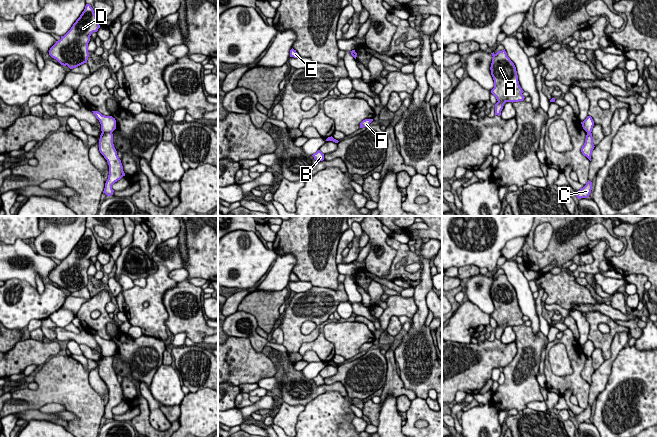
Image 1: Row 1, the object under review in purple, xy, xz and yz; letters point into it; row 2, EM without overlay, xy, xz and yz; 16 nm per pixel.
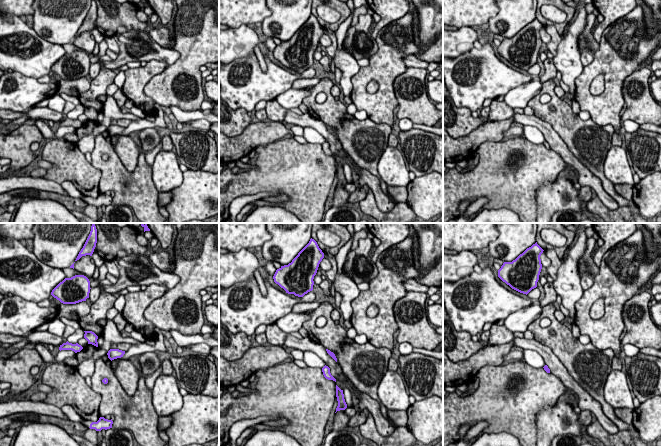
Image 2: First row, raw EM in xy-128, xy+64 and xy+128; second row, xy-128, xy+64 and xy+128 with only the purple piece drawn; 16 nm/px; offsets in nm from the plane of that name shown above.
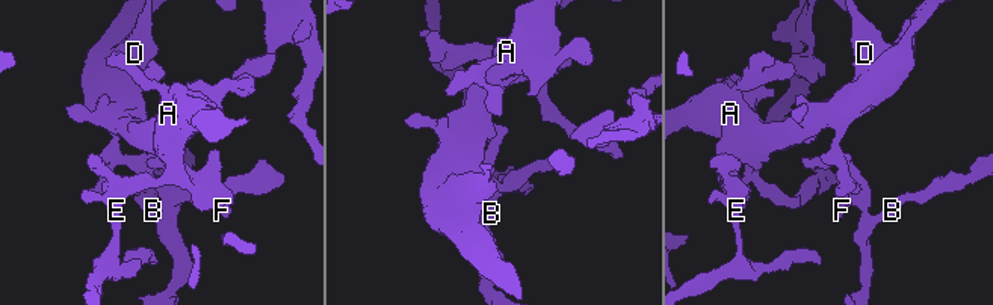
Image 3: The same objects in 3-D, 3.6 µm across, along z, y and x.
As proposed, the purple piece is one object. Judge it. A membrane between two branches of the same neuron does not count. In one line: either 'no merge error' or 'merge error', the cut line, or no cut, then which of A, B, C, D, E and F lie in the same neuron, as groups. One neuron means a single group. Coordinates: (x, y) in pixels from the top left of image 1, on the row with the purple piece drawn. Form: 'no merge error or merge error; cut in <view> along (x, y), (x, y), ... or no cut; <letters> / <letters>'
merge error; cut in xy along (102, 131), (111, 133); A D E F / B C

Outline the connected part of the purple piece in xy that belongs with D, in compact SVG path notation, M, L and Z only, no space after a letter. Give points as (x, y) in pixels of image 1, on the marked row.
M86 4L84 11L71 29L50 48L49 55L70 69L87 63L90 36L99 28L93 8L90 4Z

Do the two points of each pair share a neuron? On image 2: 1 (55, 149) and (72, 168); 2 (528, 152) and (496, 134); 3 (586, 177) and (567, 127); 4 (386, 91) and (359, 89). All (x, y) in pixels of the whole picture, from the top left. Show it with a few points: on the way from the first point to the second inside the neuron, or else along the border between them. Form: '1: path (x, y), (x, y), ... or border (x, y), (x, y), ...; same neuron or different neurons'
1: path (60, 154), (69, 163); same neuron
2: border (504, 138), (498, 141), (484, 141), (481, 144); different neurons
3: border (565, 143), (567, 148), (597, 177); different neurons
4: path (379, 97), (366, 96); same neuron

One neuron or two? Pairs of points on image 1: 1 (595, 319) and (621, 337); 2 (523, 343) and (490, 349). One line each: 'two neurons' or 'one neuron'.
1: two neurons
2: two neurons

